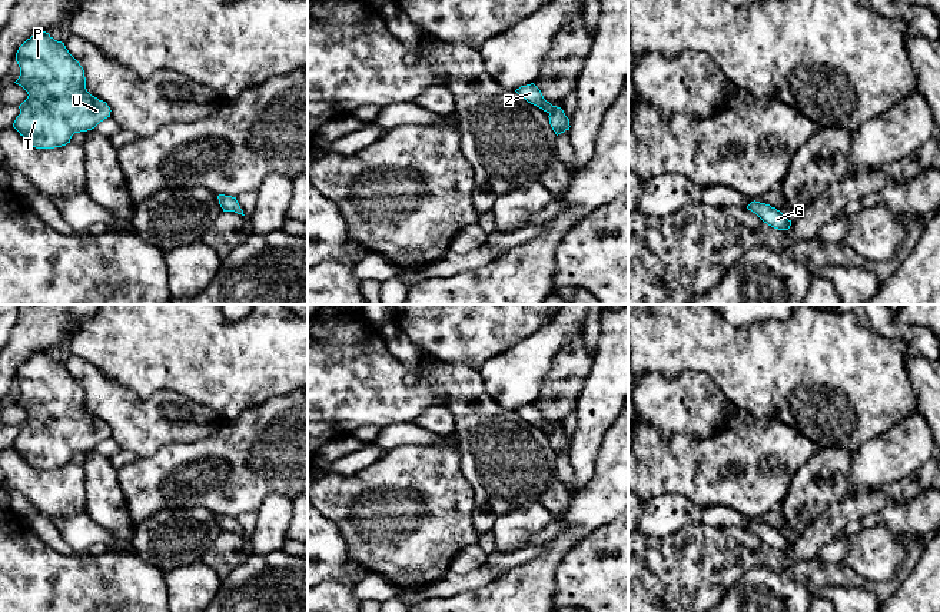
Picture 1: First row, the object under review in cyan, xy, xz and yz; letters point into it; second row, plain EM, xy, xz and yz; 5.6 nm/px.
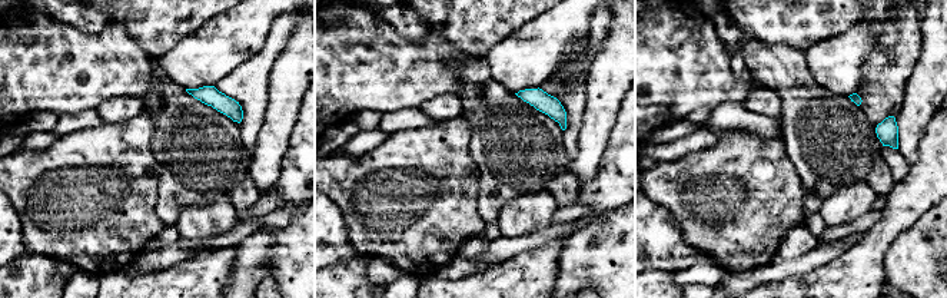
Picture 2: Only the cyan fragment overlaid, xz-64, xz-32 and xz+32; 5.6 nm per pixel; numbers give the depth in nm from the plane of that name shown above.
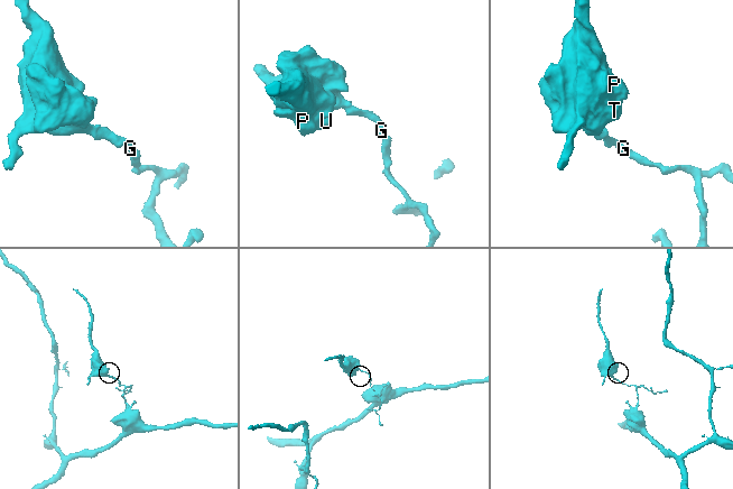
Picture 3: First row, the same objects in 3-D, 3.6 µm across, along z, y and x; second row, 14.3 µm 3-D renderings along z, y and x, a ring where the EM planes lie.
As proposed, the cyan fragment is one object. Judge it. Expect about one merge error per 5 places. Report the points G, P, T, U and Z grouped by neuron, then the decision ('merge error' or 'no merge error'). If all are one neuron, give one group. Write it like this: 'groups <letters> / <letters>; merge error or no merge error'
groups G P T U Z; no merge error

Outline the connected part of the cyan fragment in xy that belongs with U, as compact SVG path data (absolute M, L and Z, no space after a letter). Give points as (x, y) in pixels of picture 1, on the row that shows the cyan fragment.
M39 31L16 53L20 76L14 82L27 92L13 127L36 149L70 143L74 133L94 129L110 117L106 102L86 89L84 70L64 43Z

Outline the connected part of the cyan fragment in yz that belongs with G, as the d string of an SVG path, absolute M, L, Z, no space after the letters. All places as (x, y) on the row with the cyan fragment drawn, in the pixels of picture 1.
M751 202L747 206L748 210L755 213L764 223L778 230L788 230L791 220L788 220L780 210L771 207L770 204Z

